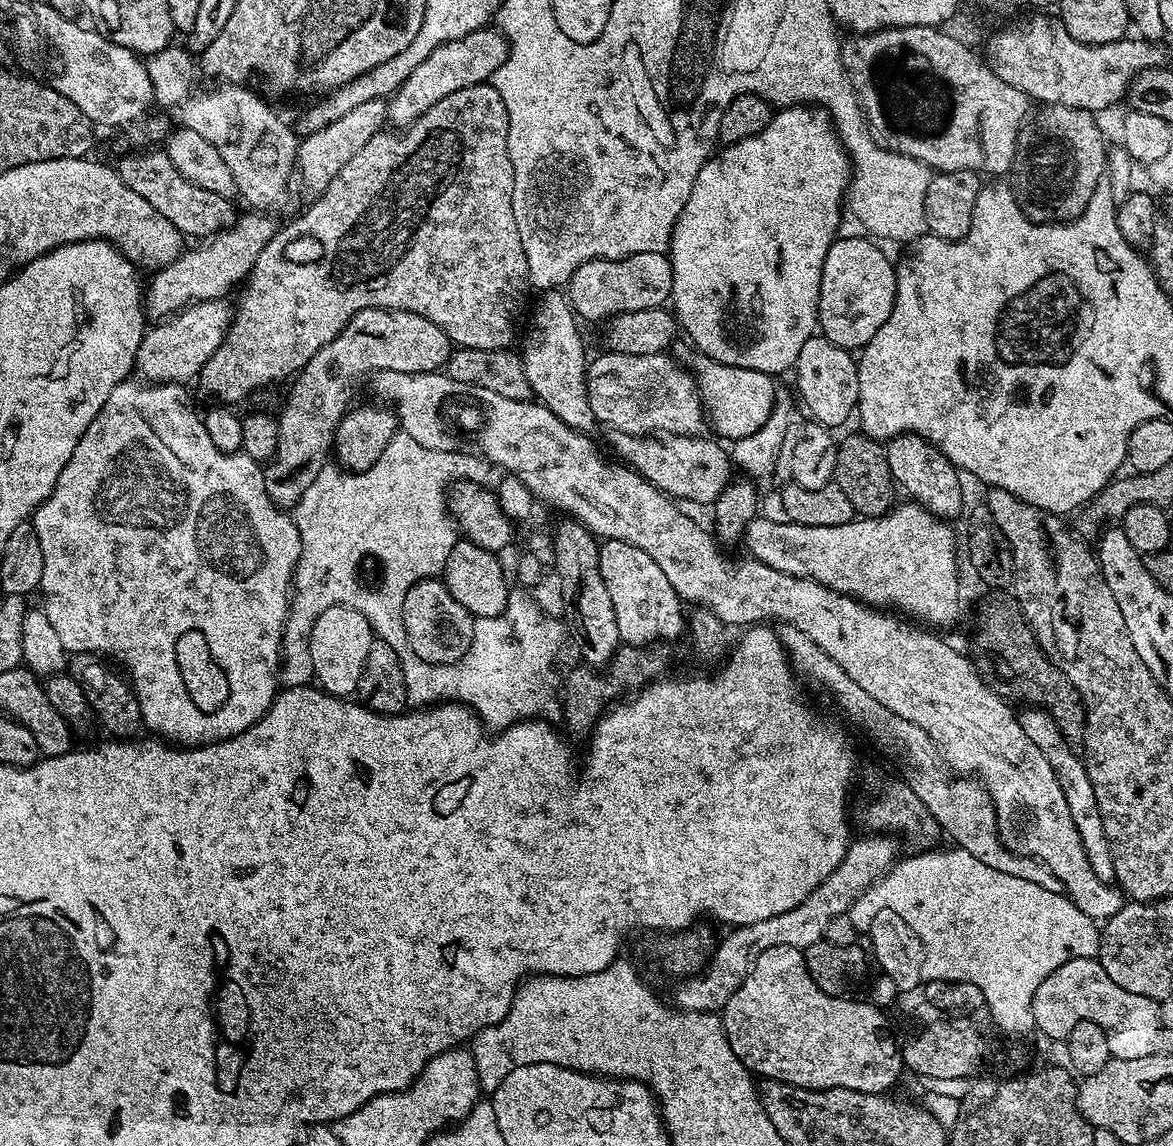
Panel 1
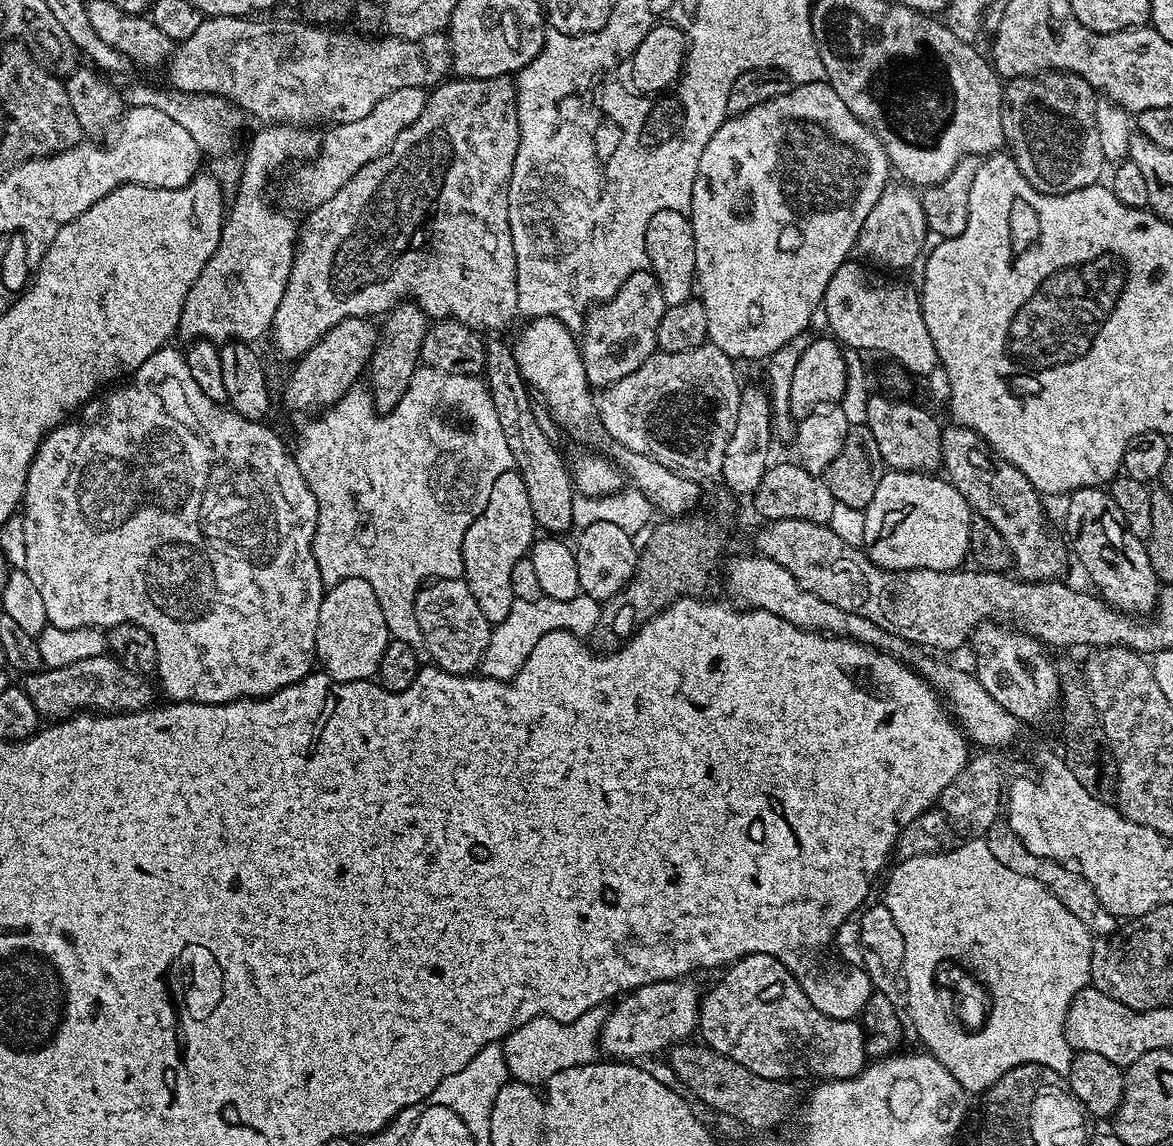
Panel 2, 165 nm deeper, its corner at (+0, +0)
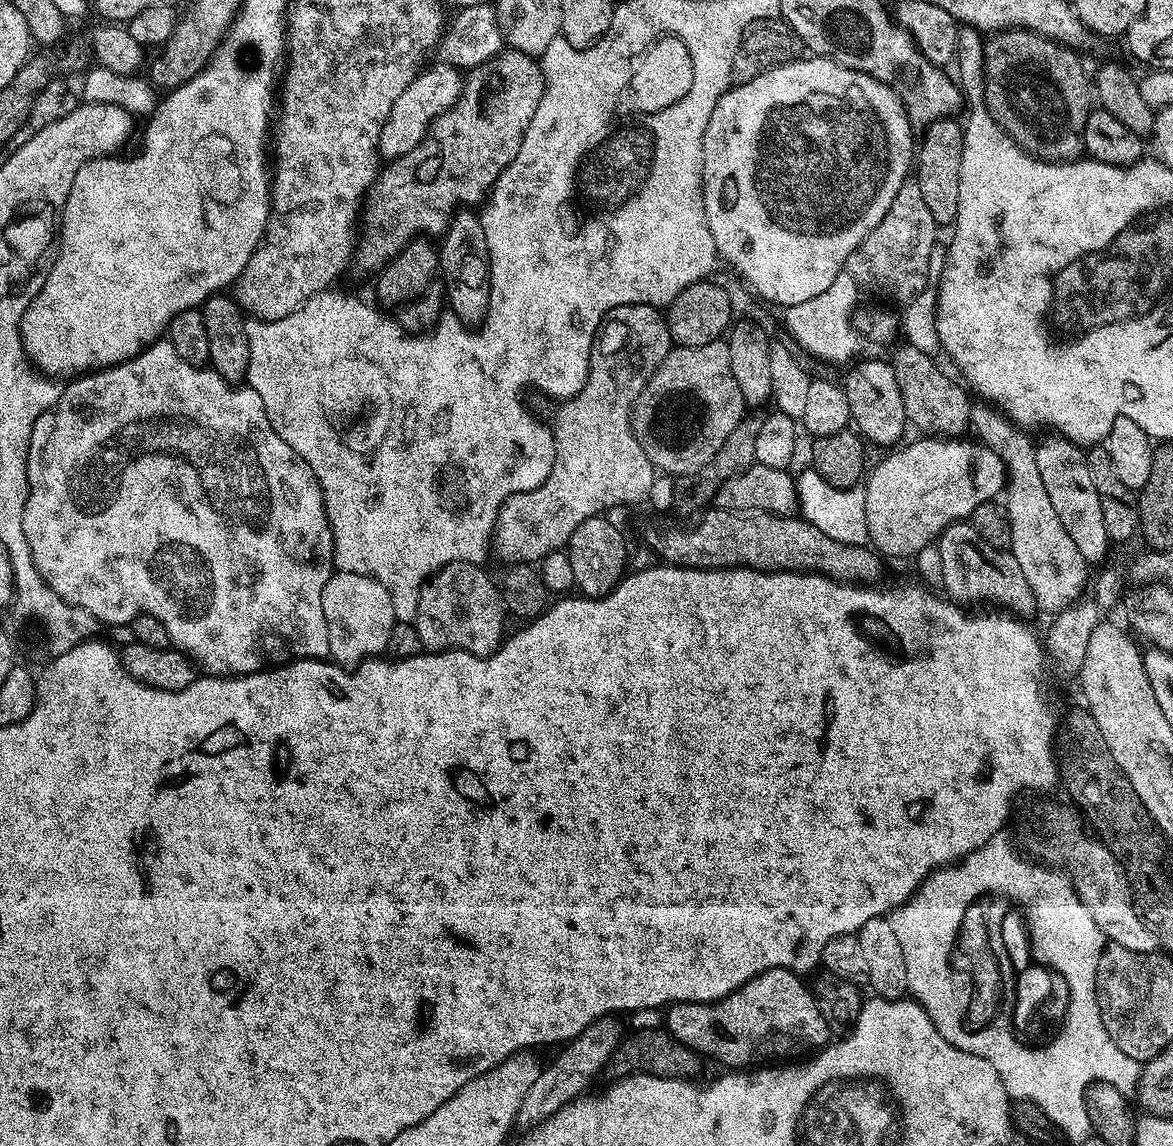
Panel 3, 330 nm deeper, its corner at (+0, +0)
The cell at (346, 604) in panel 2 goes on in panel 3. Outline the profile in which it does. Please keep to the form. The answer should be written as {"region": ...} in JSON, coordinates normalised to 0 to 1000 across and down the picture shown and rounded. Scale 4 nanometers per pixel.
{"region":[[[284,498],[283,503],[278,508],[278,515],[275,515],[275,532],[278,539],[278,553],[281,553],[280,572],[286,579],[291,581],[303,581],[309,576],[316,576],[330,570],[332,550],[336,550],[339,538],[336,536],[336,525],[330,511],[320,506],[318,503]]]}

